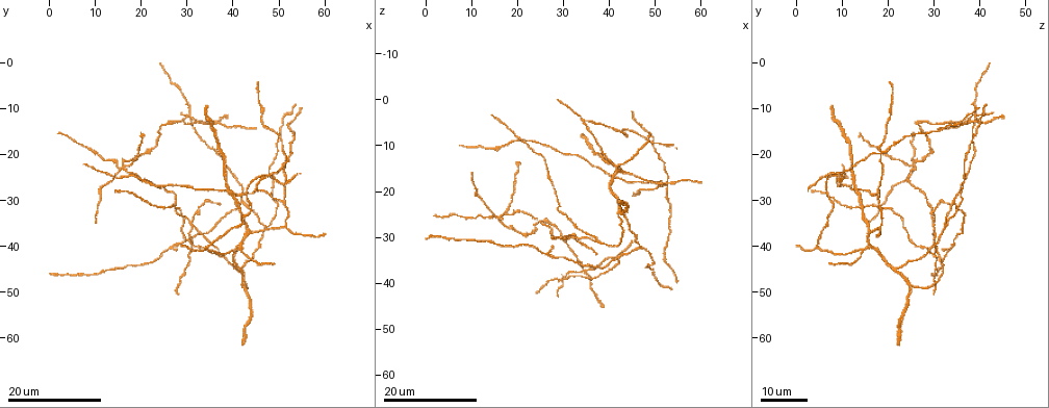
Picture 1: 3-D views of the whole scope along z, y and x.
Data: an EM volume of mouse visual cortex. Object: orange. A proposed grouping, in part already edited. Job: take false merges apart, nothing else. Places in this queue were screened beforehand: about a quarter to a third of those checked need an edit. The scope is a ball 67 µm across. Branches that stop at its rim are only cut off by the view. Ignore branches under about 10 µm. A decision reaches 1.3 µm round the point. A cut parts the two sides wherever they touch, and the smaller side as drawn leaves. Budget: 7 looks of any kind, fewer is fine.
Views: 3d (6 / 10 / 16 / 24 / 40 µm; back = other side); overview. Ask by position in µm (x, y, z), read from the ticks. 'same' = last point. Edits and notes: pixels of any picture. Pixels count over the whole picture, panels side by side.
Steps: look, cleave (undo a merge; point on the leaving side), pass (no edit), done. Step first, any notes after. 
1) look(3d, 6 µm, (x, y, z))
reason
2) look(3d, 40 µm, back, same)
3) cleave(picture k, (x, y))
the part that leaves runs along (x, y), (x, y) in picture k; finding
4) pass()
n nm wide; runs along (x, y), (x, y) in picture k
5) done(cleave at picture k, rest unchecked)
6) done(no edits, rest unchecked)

look(3d, 24 µm, (37.5, 42.0, 30.5))
a fork

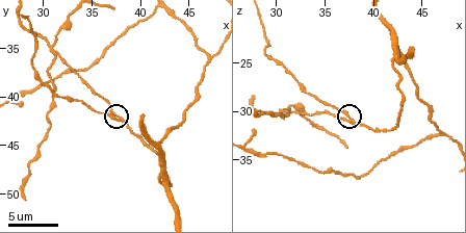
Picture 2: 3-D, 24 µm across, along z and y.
look(3d, 6 µm, (37.8, 42.0, 30.8))

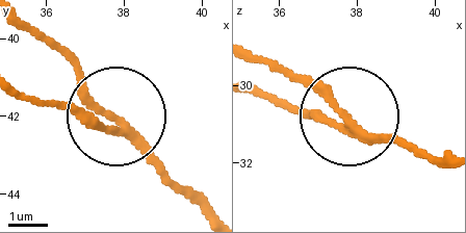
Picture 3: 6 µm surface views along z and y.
pass()
runs along (199, 210), (43, 34) in picture 3; one cell here

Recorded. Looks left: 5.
look(3d, 16 µm, (42.0, 39.5, 16.0))

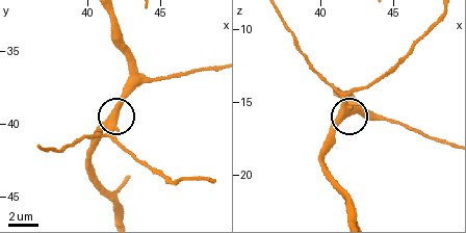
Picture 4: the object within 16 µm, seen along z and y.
look(3d, 6 µm, (41.8, 39.6, 15.8))
closer look

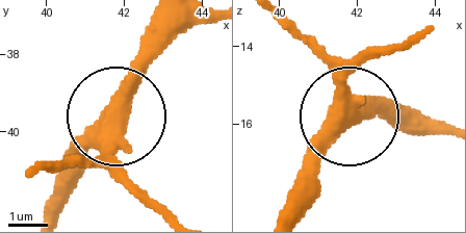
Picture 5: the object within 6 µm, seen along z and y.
pass()
side arm 71 µm; 3 arms; one cell here

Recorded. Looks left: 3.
look(3d, 16 µm, (16.5, 22.5, 26.0))
four arms meet

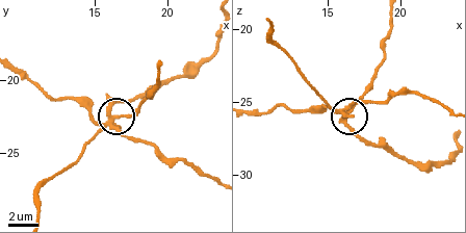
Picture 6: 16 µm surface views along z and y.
look(3d, 6 µm, (16.6, 22.4, 25.6))

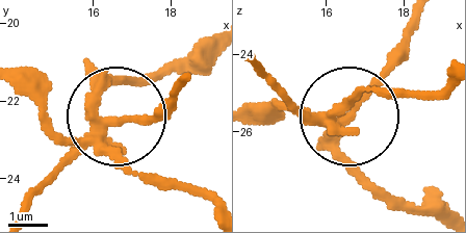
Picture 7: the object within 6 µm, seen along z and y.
cleave(picture 7, (95, 83))
4 arms; the part that leaves runs along (87, 143), (98, 96), (207, 56) in picture 7; a second cell is stuck on

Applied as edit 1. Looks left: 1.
done(cleave at picture 7, rest unchecked)

